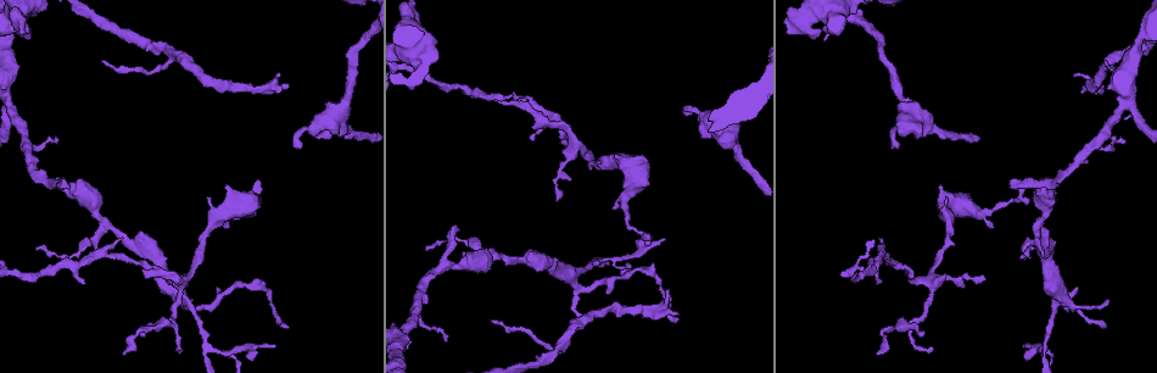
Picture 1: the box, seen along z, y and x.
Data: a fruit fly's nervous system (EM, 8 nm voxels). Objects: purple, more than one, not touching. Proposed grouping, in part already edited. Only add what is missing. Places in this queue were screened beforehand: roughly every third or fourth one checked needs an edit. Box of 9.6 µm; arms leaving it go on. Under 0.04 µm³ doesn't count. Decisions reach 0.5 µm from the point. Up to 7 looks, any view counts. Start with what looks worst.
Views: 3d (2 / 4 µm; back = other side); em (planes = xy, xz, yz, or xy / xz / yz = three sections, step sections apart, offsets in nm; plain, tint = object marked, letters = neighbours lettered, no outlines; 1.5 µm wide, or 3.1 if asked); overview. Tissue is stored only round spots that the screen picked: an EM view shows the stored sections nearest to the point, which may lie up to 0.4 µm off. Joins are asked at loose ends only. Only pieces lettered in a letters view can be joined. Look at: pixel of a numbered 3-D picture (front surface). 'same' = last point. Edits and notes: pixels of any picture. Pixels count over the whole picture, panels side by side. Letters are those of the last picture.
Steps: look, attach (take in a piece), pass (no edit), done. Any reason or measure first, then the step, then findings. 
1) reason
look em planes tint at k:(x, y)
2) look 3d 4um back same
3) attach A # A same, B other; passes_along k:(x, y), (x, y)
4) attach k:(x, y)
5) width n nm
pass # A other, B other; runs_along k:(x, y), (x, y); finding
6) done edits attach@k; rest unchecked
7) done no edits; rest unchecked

branch stops here
look em xz step 4 letters at 1:(922, 133)

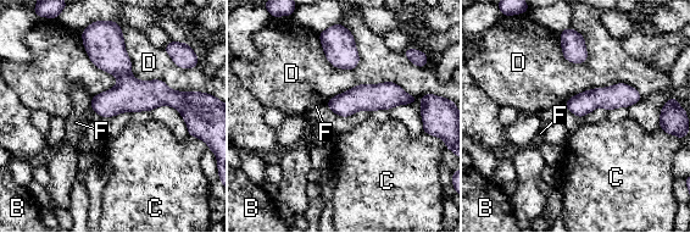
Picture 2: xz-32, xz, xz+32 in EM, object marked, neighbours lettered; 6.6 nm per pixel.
pass # B other, C other, D other, F other; none of them fits

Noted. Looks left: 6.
an open end
look em xy step 4 letters at 1:(818, 36)

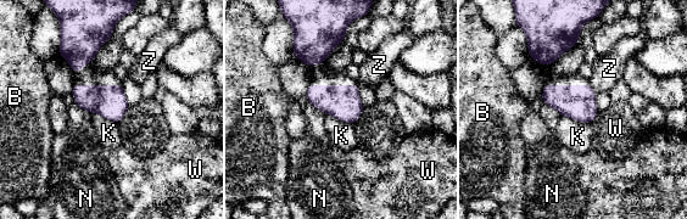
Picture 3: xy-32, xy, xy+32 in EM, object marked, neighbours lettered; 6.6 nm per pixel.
pass # B other, K other, N other, W other, Z other; border 3:(545, 102), (552, 106), (560, 116); none of them fits

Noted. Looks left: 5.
tapers out
look 3d 2um at 1:(120, 238)

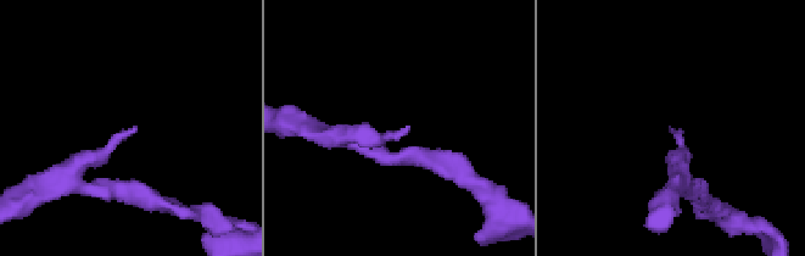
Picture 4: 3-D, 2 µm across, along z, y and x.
look em planes letters at 4:(128, 132)

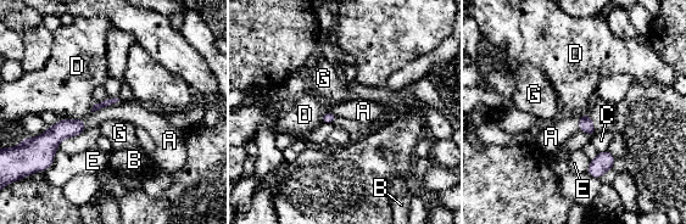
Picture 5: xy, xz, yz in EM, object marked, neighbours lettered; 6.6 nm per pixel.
pass # A other, B other, C other, D other, E other, G other; border 5:(118, 100), (91, 112); no lettered piece goes on from it

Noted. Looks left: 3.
done no edits; rest unchecked

